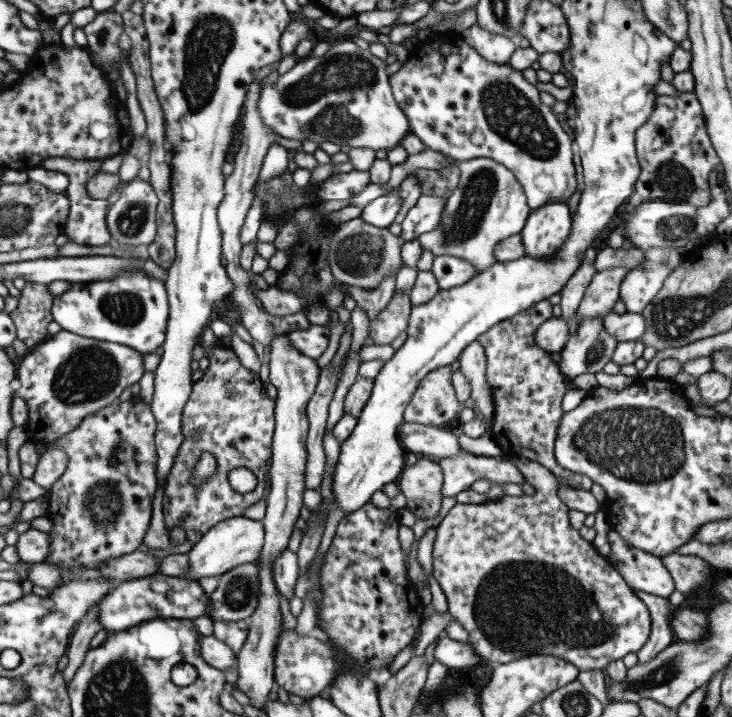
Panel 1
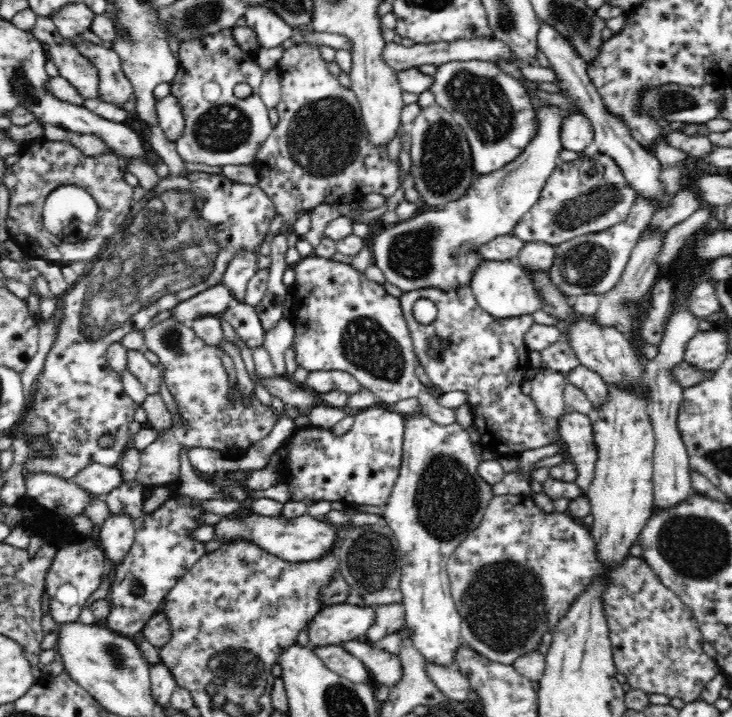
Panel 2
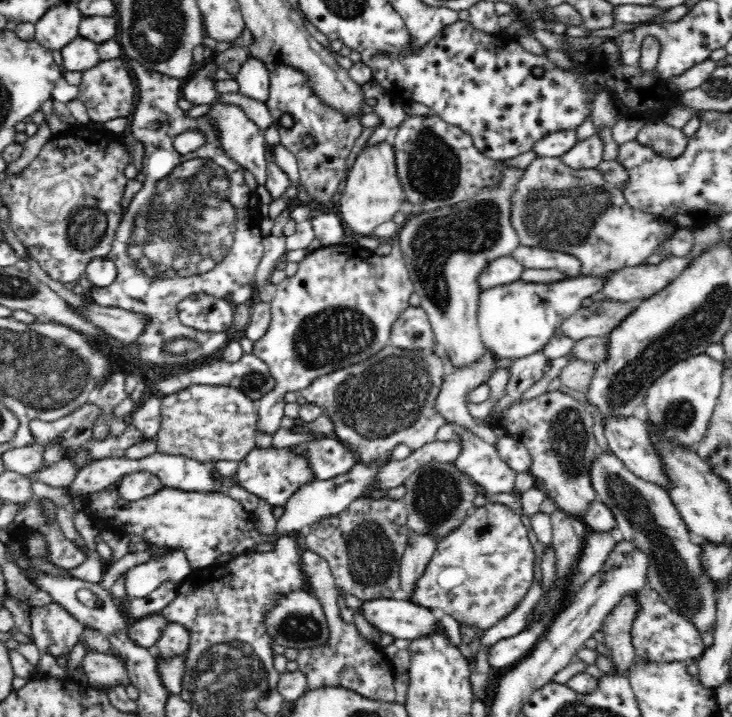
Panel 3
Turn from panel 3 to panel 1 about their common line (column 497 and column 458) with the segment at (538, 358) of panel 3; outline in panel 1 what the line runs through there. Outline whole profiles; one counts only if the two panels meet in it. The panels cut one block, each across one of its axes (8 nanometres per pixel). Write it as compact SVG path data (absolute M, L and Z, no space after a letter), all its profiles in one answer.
M448 365L424 375L404 411L403 420L435 427L451 425L455 422L457 412L463 406L456 399L456 392L454 392L454 387L452 386L452 373L452 366Z

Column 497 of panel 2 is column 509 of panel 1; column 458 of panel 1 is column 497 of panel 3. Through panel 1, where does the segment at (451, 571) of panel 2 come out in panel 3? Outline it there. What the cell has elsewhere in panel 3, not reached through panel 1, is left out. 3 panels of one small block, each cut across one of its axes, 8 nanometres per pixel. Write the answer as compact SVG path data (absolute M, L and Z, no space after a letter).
M488 503L475 508L460 528L444 536L437 544L432 559L424 568L424 574L416 582L412 602L429 609L443 610L448 616L454 617L459 626L470 626L472 630L482 634L511 614L532 586L534 564L538 560L534 546L528 539L528 528L520 517L510 506L504 504Z

